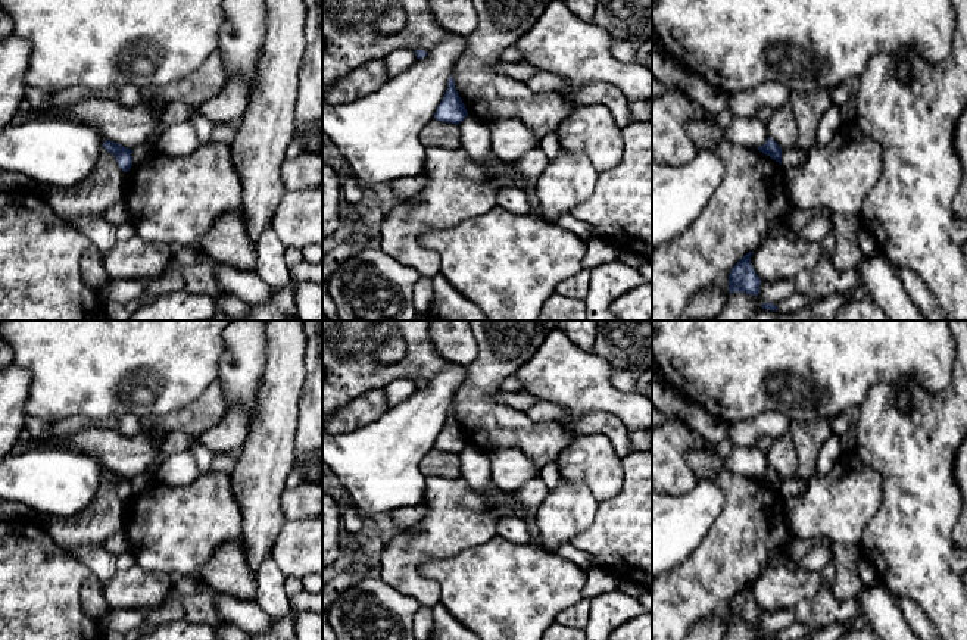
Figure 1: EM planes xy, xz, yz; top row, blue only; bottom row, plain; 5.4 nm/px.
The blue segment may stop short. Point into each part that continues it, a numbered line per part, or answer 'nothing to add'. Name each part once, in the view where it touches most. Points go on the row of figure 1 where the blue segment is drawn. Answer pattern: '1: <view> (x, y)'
nothing to add

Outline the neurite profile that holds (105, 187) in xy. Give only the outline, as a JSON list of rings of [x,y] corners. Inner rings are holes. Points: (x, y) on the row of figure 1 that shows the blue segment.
[[[100,135],[100,141],[102,152],[97,159],[96,168],[84,181],[69,188],[60,187],[41,188],[41,194],[44,196],[46,202],[62,219],[105,216],[107,209],[110,209],[112,206],[125,199],[124,171],[119,168],[115,154],[109,153],[103,147],[106,138]]]

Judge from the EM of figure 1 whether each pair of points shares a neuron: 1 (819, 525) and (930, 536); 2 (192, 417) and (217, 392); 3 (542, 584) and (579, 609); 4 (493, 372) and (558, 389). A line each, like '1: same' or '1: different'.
1: different
2: same
3: different
4: different

